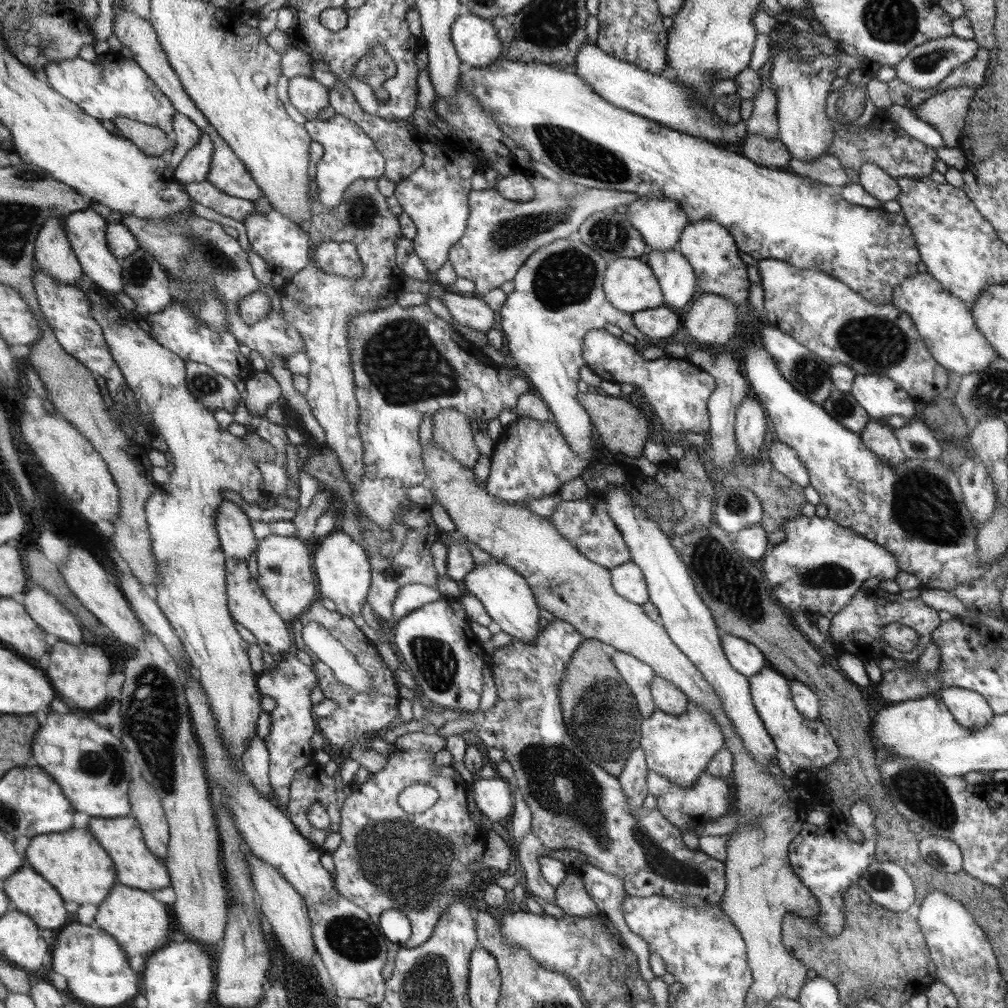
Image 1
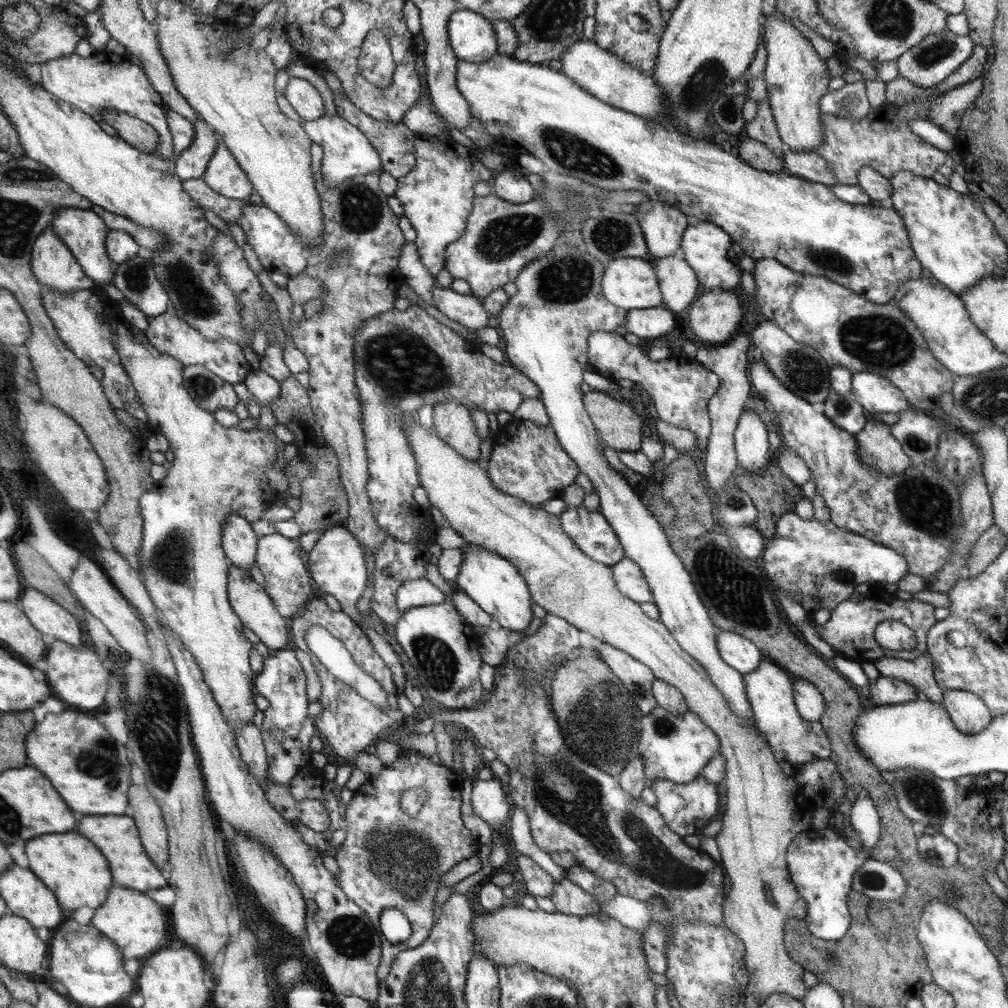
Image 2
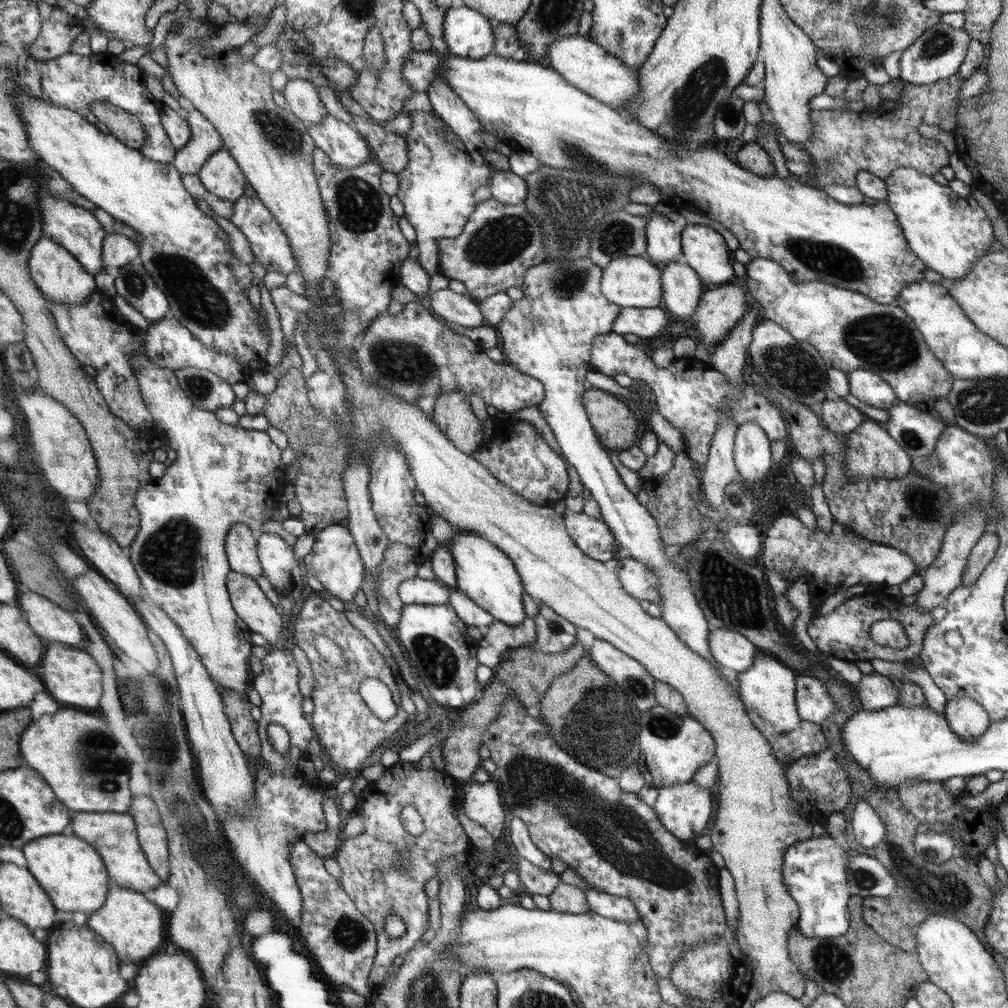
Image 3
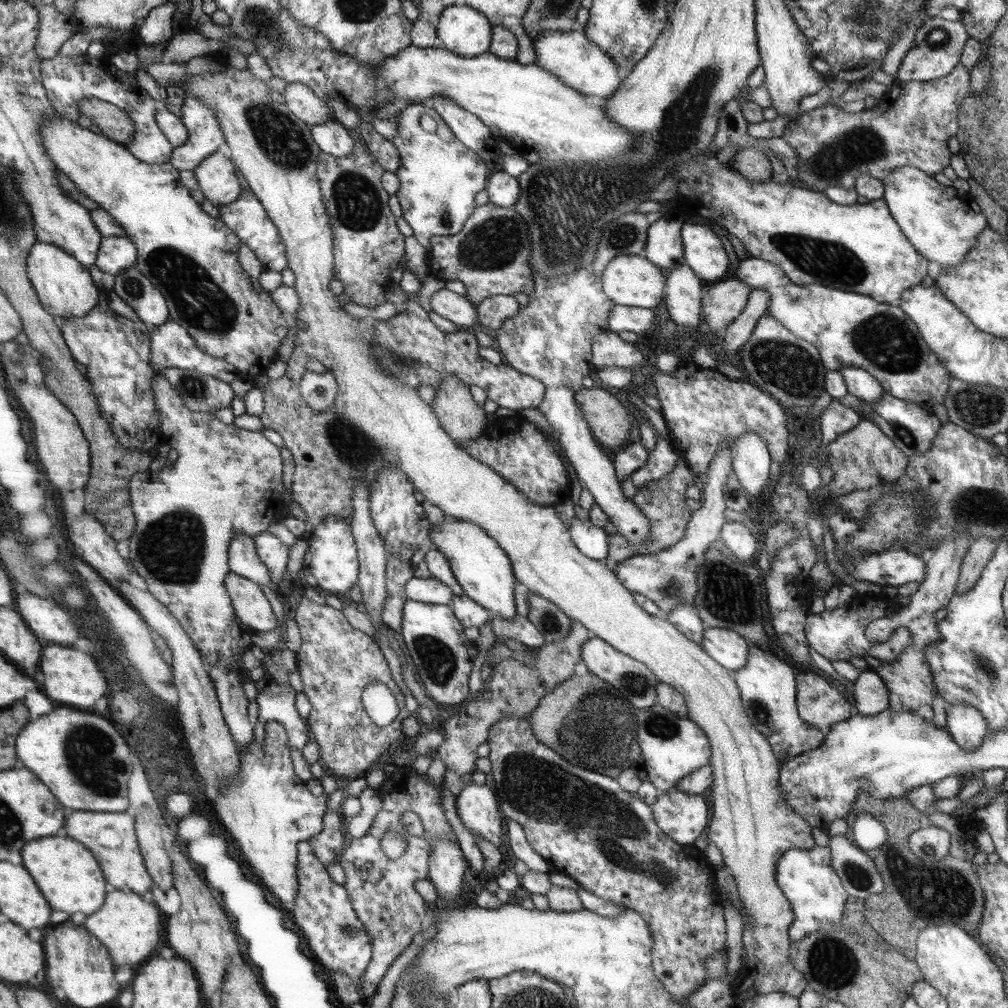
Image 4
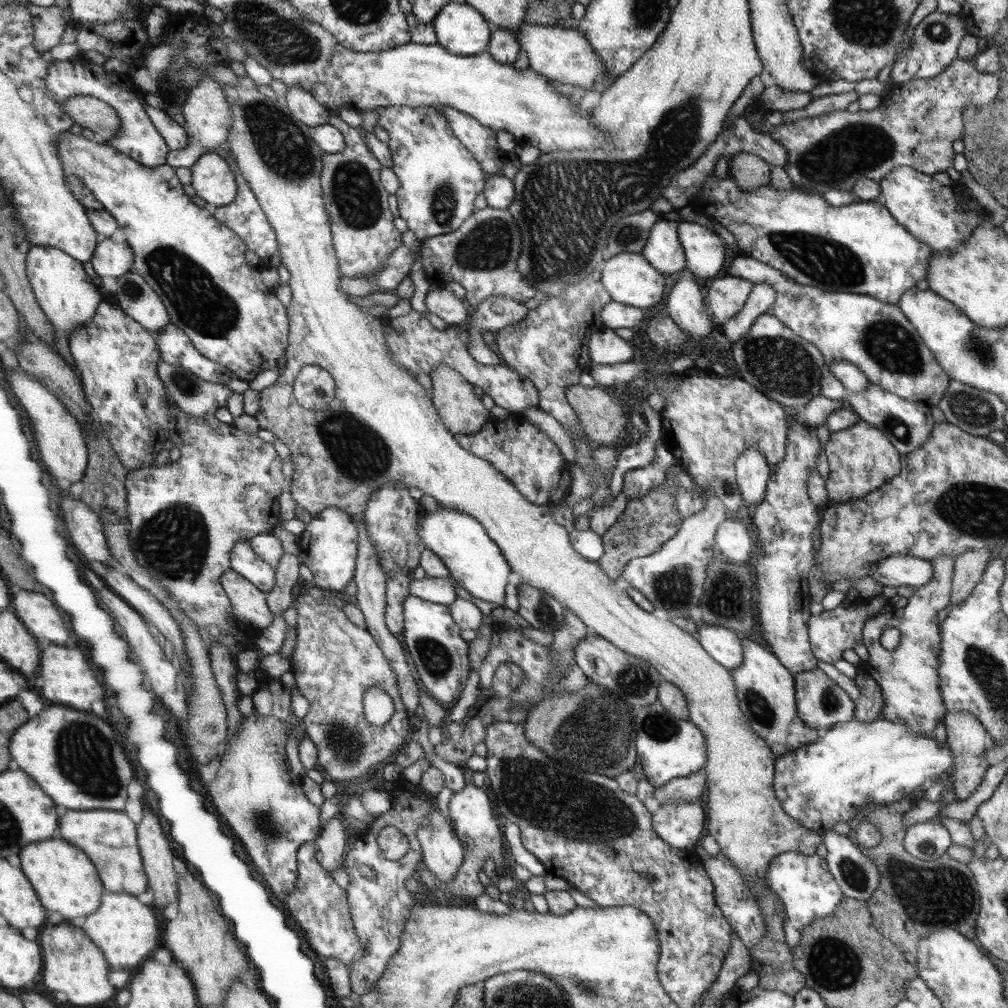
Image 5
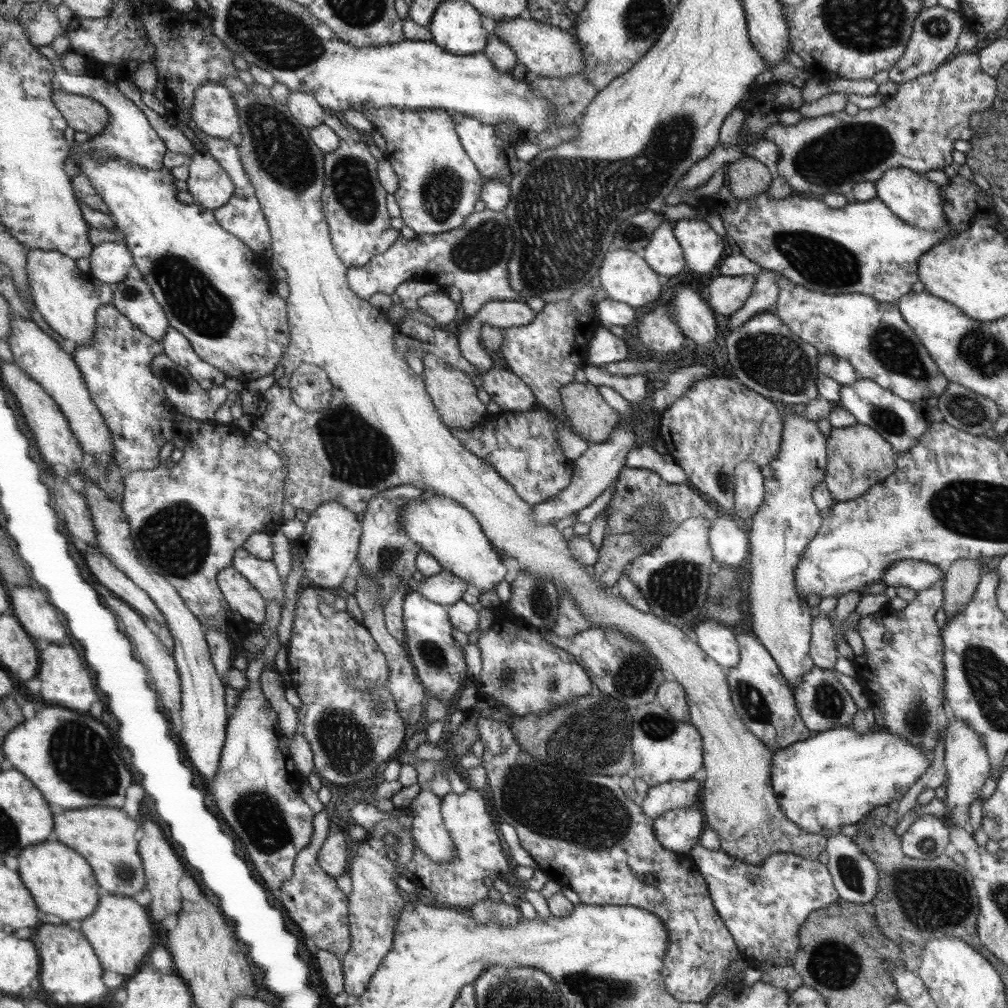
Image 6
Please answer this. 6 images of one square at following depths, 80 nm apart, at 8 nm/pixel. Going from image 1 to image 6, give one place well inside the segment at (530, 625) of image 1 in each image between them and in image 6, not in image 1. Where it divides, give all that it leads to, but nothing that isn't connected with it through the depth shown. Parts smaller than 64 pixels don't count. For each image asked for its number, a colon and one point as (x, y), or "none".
2: (491, 580)
3: (486, 574)
4: (480, 564)
5: (475, 562)
6: (444, 529)

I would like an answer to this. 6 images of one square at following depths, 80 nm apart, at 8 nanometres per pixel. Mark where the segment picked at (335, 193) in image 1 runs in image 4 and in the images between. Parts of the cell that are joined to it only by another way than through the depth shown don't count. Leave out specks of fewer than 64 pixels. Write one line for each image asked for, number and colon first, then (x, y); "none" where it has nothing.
2: (348, 151)
3: (343, 143)
4: (333, 138)

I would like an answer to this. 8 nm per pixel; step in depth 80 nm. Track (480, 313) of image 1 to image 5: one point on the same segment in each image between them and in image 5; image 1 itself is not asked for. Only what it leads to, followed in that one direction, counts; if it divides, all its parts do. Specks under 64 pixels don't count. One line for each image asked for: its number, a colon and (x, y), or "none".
2: (469, 311)
3: (458, 308)
4: (458, 309)
5: (440, 301)

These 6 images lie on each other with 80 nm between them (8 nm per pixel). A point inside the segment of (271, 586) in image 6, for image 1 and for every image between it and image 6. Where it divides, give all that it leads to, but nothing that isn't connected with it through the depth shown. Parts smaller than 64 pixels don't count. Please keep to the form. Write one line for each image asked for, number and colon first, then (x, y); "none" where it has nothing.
1: (233, 526)
2: (240, 543)
3: (241, 544)
4: (244, 559)
5: (244, 561)

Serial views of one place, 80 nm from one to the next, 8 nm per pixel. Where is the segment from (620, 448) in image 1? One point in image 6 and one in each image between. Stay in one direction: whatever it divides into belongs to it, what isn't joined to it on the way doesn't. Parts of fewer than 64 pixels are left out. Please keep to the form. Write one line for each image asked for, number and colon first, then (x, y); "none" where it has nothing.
2: (620, 428)
3: (614, 424)
4: (610, 422)
5: (603, 421)
6: (590, 416)

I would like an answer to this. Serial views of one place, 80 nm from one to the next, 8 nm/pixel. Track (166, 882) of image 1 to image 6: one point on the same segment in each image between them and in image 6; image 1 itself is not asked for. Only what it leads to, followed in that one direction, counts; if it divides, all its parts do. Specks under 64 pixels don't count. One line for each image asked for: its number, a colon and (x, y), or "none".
2: (116, 836)
3: (112, 835)
4: (110, 835)
5: (108, 837)
6: (106, 835)

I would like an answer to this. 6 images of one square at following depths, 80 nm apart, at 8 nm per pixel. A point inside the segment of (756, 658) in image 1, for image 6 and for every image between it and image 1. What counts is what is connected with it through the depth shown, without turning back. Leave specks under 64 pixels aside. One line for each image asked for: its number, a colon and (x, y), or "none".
2: (739, 652)
3: (732, 650)
4: (729, 648)
5: (724, 645)
6: (719, 642)

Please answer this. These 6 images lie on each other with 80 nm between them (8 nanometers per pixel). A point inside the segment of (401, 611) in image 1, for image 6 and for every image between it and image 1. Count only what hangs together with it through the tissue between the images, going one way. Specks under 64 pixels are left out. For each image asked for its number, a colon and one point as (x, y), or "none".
2: (414, 593)
3: (416, 590)
4: (431, 591)
5: (438, 590)
6: (445, 588)

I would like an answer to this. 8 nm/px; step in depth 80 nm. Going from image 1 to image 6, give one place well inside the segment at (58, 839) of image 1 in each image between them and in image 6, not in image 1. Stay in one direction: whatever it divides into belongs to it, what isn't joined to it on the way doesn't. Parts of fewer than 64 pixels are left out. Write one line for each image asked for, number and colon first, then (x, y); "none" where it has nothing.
2: (70, 864)
3: (71, 872)
4: (70, 876)
5: (66, 881)
6: (64, 887)

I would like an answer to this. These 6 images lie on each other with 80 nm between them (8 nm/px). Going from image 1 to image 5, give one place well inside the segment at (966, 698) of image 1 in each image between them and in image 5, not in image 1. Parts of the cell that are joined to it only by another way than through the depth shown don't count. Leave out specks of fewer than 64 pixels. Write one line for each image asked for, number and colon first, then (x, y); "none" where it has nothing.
2: (969, 712)
3: (968, 719)
4: (967, 725)
5: (967, 739)

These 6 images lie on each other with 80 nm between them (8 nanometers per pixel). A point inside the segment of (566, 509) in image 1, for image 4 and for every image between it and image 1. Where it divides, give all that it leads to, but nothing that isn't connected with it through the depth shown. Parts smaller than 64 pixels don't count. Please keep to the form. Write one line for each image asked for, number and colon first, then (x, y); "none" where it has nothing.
2: (591, 531)
3: (592, 535)
4: (592, 541)

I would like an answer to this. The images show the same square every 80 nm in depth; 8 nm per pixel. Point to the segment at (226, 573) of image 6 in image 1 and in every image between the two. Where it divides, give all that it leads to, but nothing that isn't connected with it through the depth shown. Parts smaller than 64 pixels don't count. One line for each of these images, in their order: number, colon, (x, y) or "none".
1: (250, 606)
2: (251, 601)
3: (252, 605)
4: (251, 605)
5: (249, 602)

